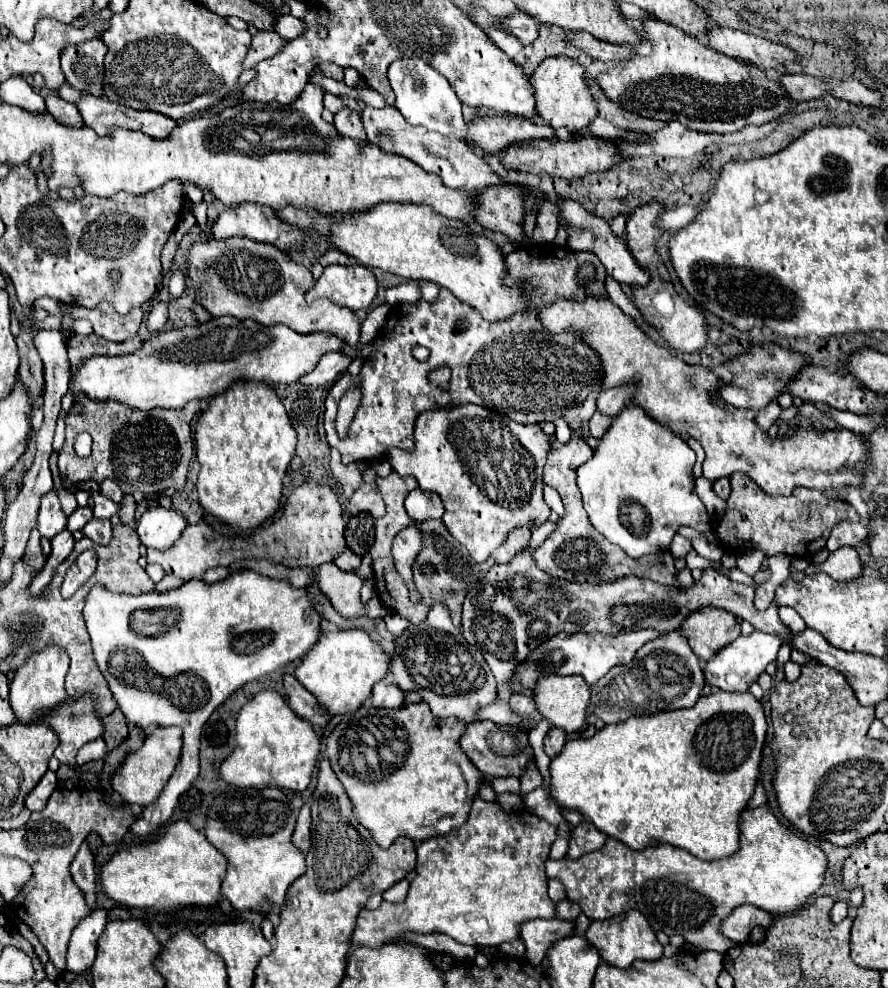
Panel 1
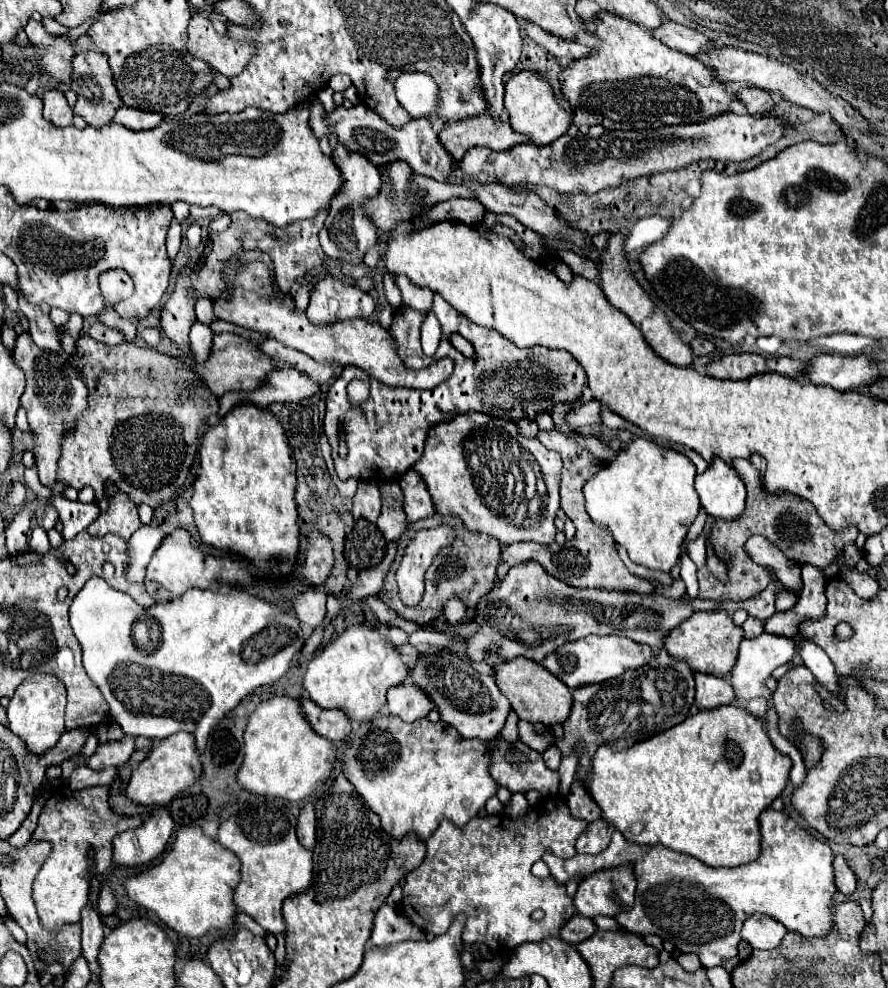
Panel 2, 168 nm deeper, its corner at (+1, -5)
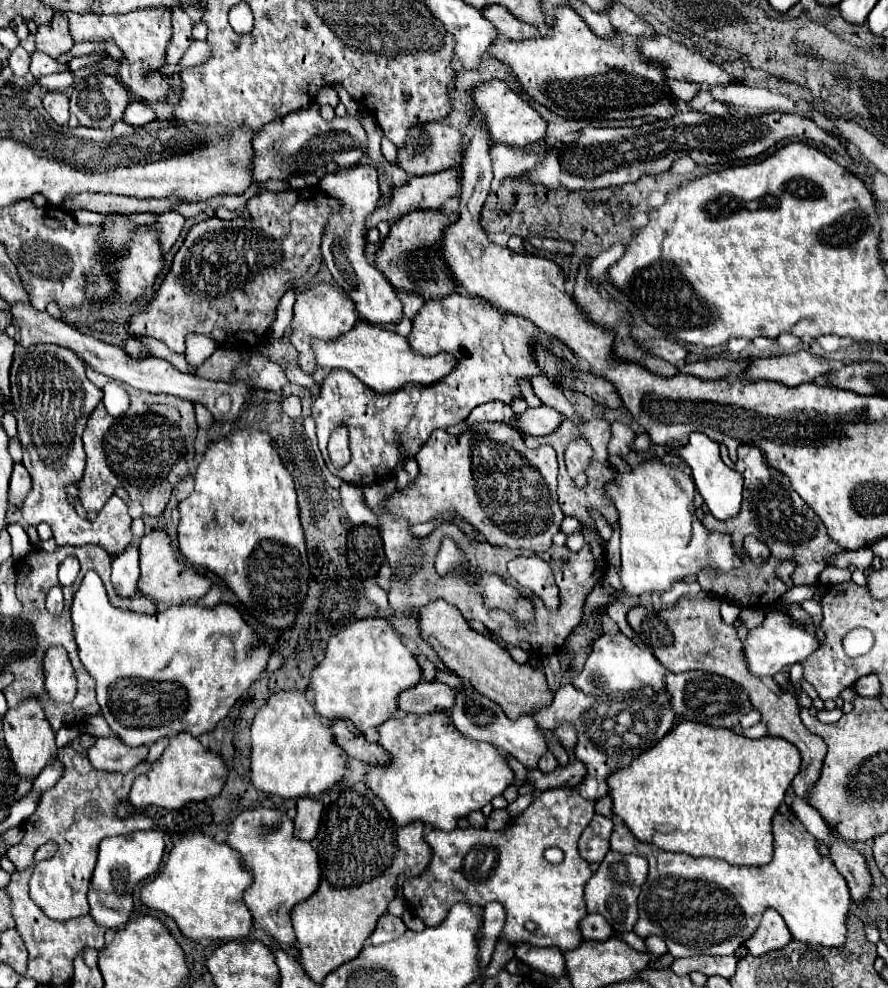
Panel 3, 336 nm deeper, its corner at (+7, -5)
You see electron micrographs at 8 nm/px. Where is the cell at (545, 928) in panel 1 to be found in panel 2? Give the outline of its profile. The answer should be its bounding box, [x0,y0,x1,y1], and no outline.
[559,915,597,945]

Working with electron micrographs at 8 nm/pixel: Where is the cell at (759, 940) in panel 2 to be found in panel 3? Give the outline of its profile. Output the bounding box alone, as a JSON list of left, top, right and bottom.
[745,909,791,955]

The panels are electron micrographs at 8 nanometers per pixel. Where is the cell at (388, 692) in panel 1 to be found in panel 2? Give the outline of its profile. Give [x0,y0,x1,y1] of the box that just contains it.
[387,683,433,723]

